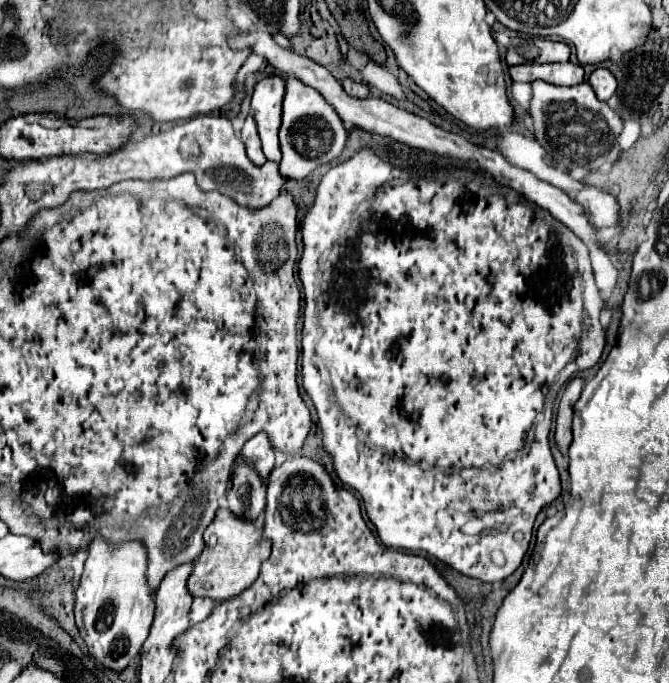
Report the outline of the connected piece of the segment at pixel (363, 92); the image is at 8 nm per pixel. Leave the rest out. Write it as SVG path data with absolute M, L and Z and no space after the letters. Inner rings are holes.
M345 78L341 84L343 84L343 88L345 88L345 92L347 92L349 96L355 96L355 98L367 98L367 96L369 96L369 88L363 86L363 84L357 84L357 82L347 80L347 78Z

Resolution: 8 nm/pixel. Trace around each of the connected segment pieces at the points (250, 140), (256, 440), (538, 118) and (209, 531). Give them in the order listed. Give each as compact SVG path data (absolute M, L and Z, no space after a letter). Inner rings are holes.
M247 116L245 120L245 126L241 130L241 140L245 144L245 150L247 150L247 156L253 164L257 166L263 166L265 164L265 156L263 156L263 150L261 150L261 140L259 140L259 134L257 134L257 126L255 126L255 120L253 116Z
M259 432L251 440L247 440L247 444L243 446L243 450L239 454L239 460L241 458L253 462L259 476L267 478L275 466L275 448L273 448L273 444L269 444L269 436L265 436L265 432L263 434Z
M537 80L531 86L533 98L529 112L535 122L535 138L543 148L547 148L549 152L565 152L565 146L573 144L573 140L581 140L581 144L585 144L585 148L593 148L597 156L609 156L609 164L617 160L621 150L617 144L617 136L623 130L621 118L607 106L607 102L601 102L595 96L593 88L587 82L565 88Z
M219 508L213 524L205 528L205 548L189 576L187 588L191 596L209 596L215 600L229 600L247 590L261 572L261 564L269 558L271 544L263 538L263 528L251 520L233 516L229 508Z

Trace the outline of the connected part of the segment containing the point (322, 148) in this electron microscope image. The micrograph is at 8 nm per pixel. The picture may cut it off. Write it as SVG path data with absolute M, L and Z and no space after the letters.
M289 78L285 84L287 84L287 92L283 100L283 122L279 130L283 158L279 170L281 176L285 178L305 180L317 166L333 162L343 152L347 132L335 108L331 108L319 92L315 92L313 88L305 86L295 78Z

